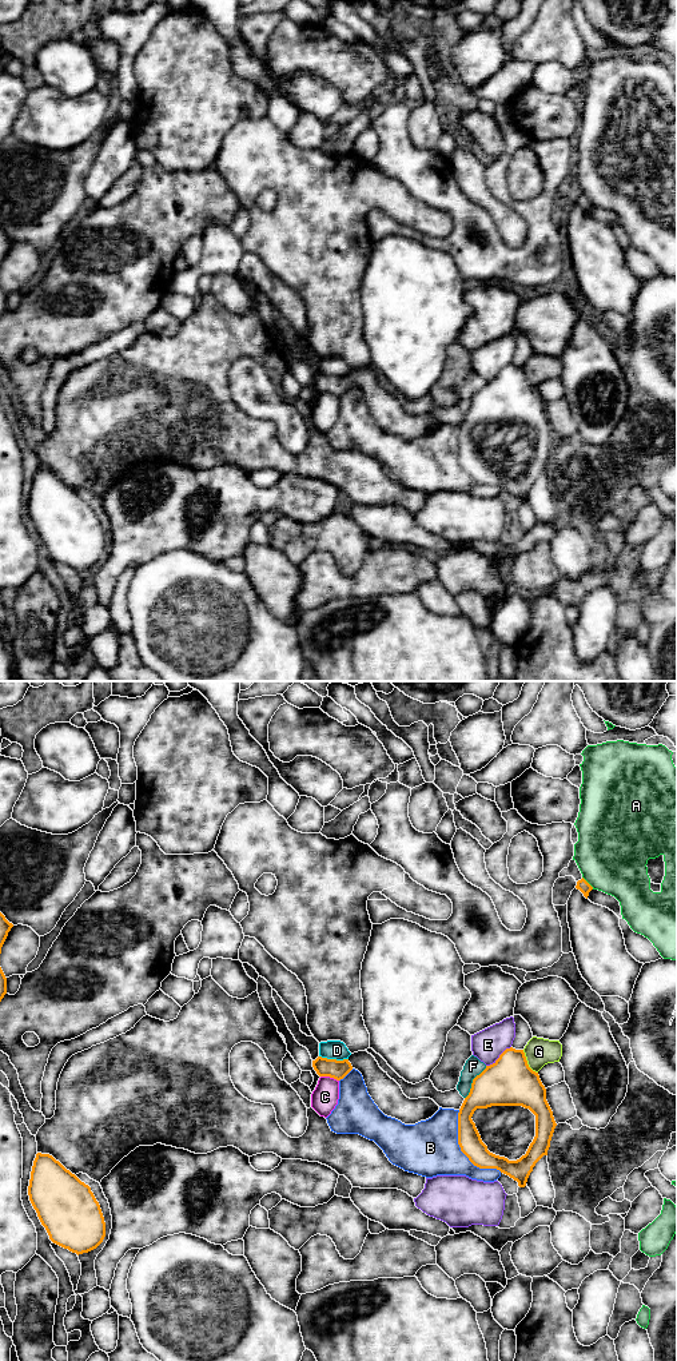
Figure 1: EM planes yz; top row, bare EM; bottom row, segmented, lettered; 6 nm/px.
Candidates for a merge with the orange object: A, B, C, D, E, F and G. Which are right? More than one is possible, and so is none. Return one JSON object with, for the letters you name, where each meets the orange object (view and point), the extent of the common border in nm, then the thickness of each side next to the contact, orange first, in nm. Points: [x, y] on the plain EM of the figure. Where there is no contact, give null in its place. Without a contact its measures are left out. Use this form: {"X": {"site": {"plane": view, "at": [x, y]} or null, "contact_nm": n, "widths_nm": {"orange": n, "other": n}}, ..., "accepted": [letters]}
{"accepted": []}

